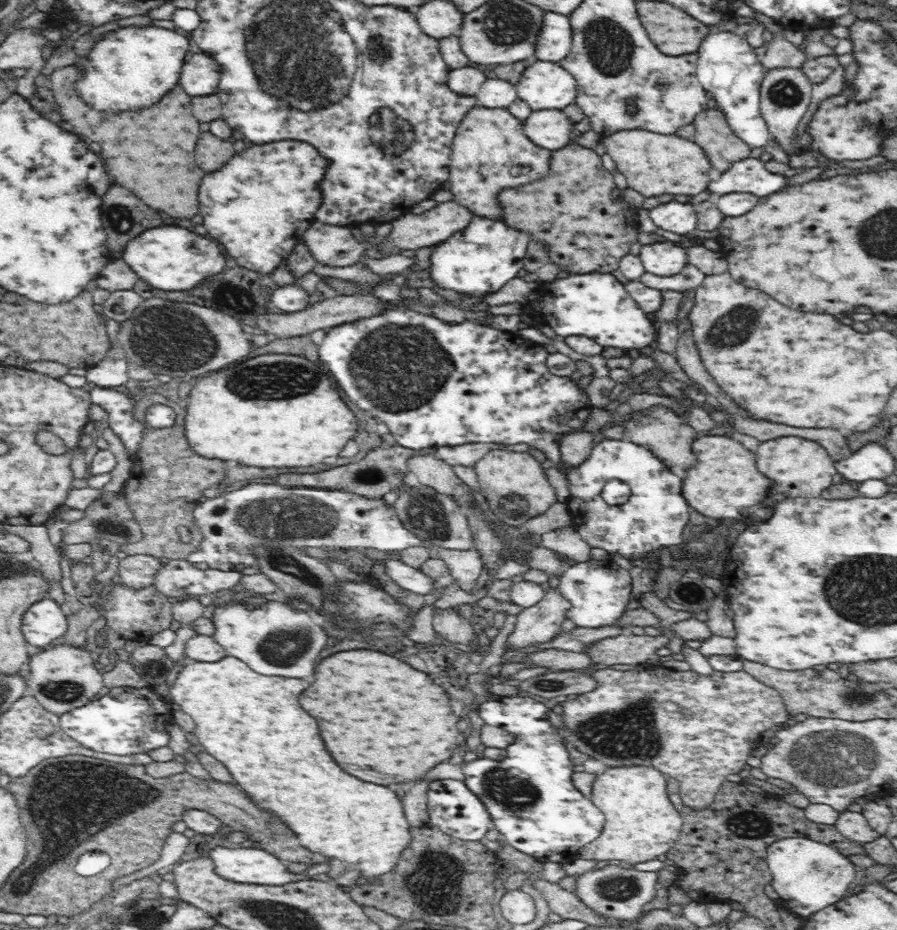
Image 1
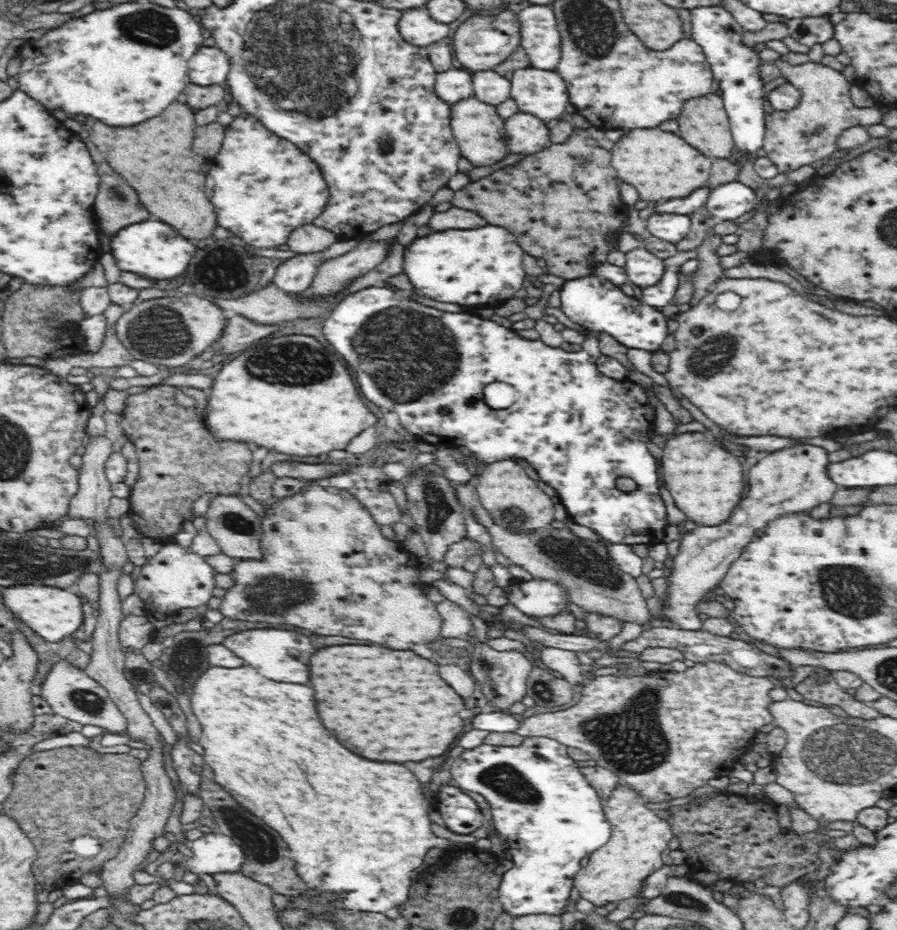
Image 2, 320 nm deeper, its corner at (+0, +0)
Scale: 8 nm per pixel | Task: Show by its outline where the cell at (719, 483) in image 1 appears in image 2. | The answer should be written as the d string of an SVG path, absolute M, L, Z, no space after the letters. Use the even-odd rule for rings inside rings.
M698 432L670 438L664 452L666 454L660 458L662 478L672 490L672 498L686 518L697 525L709 527L718 526L722 518L730 518L744 492L744 470L738 458L706 442Z

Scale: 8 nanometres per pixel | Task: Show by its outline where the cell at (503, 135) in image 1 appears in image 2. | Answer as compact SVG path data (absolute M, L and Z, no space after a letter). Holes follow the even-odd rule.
M469 97L454 103L451 108L452 114L452 132L462 156L466 156L474 167L488 166L492 162L502 159L507 153L506 140L498 140L502 134L500 130L504 128L504 120L496 114L497 110L490 104L477 100L475 97Z

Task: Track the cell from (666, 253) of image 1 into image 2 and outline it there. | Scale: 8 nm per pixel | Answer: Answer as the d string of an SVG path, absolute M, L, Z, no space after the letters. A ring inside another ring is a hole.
M639 246L625 253L624 270L629 282L641 289L654 286L664 276L665 268L662 259Z

